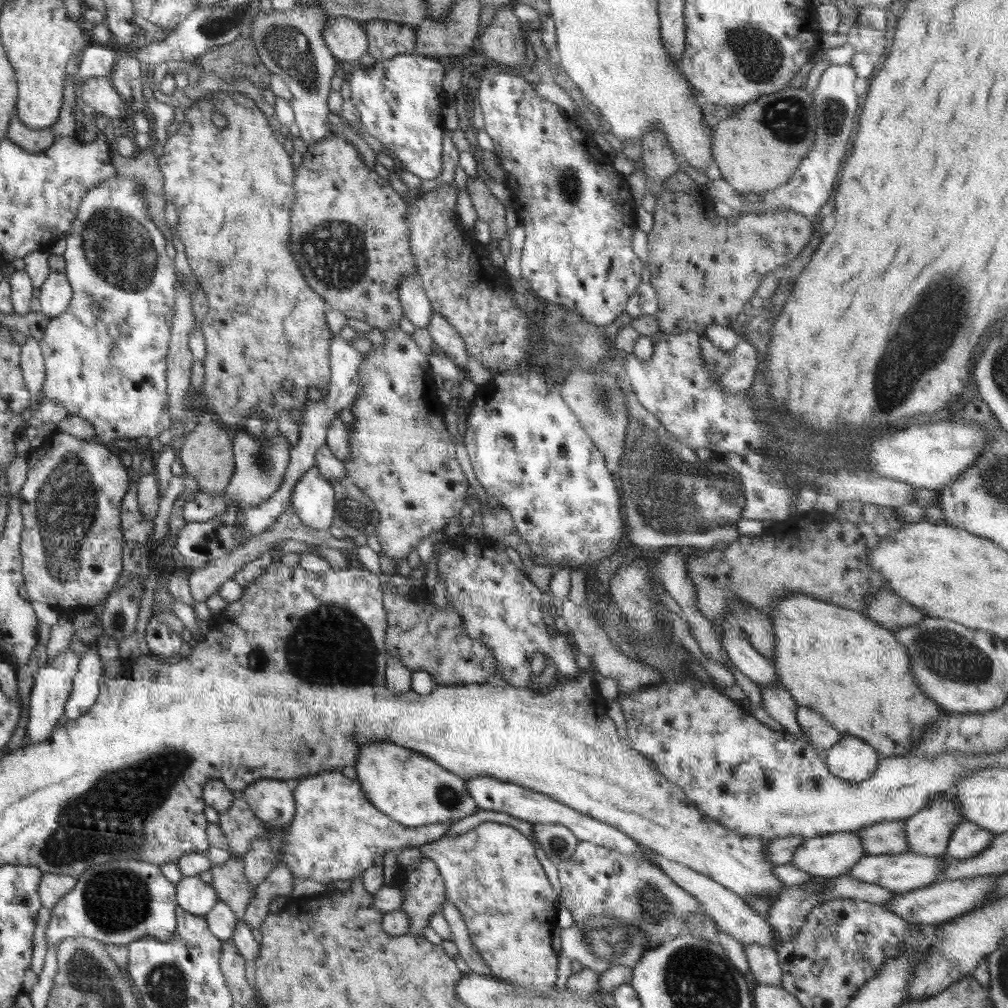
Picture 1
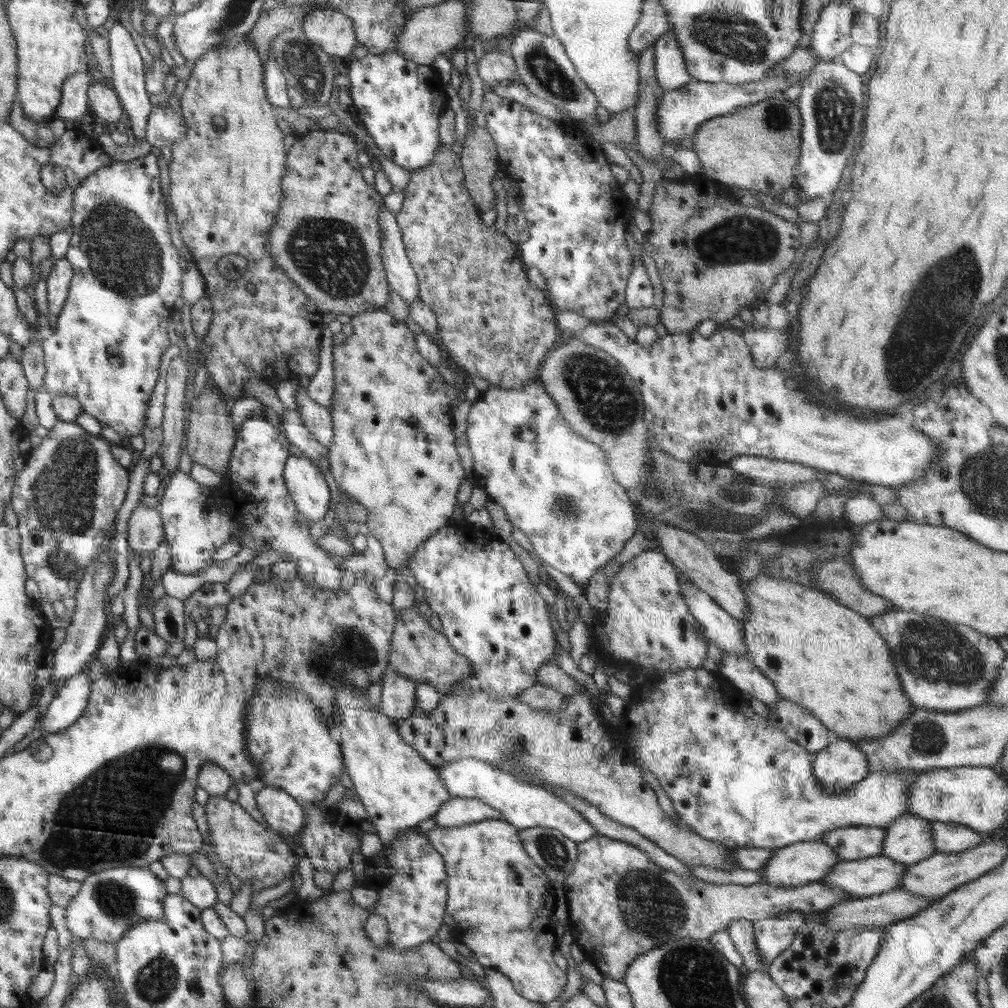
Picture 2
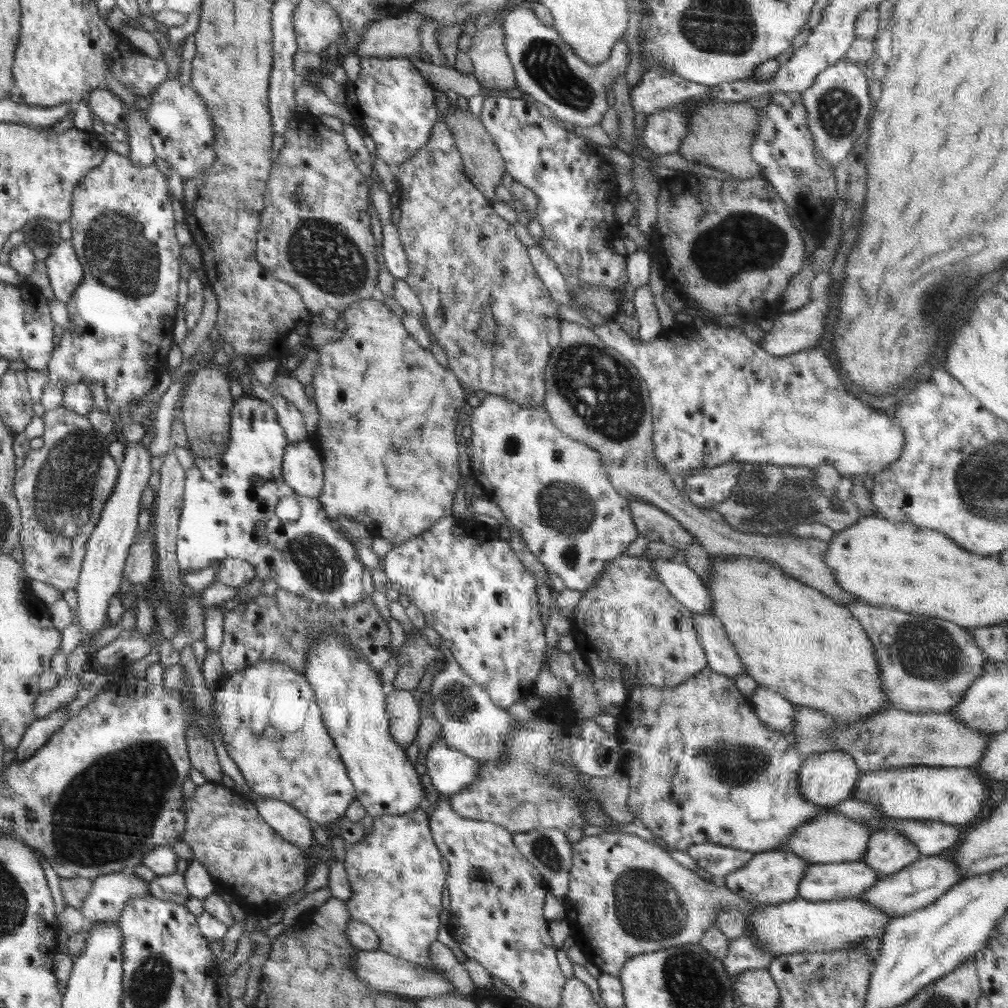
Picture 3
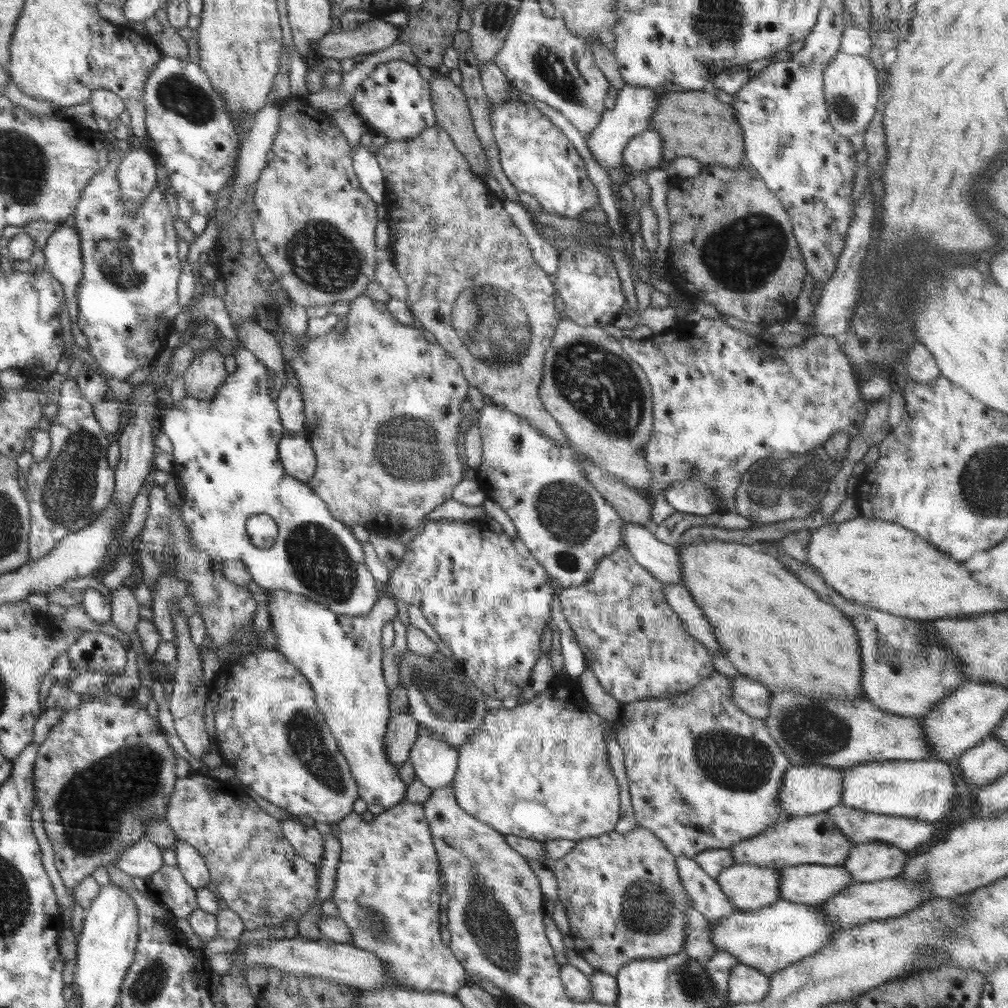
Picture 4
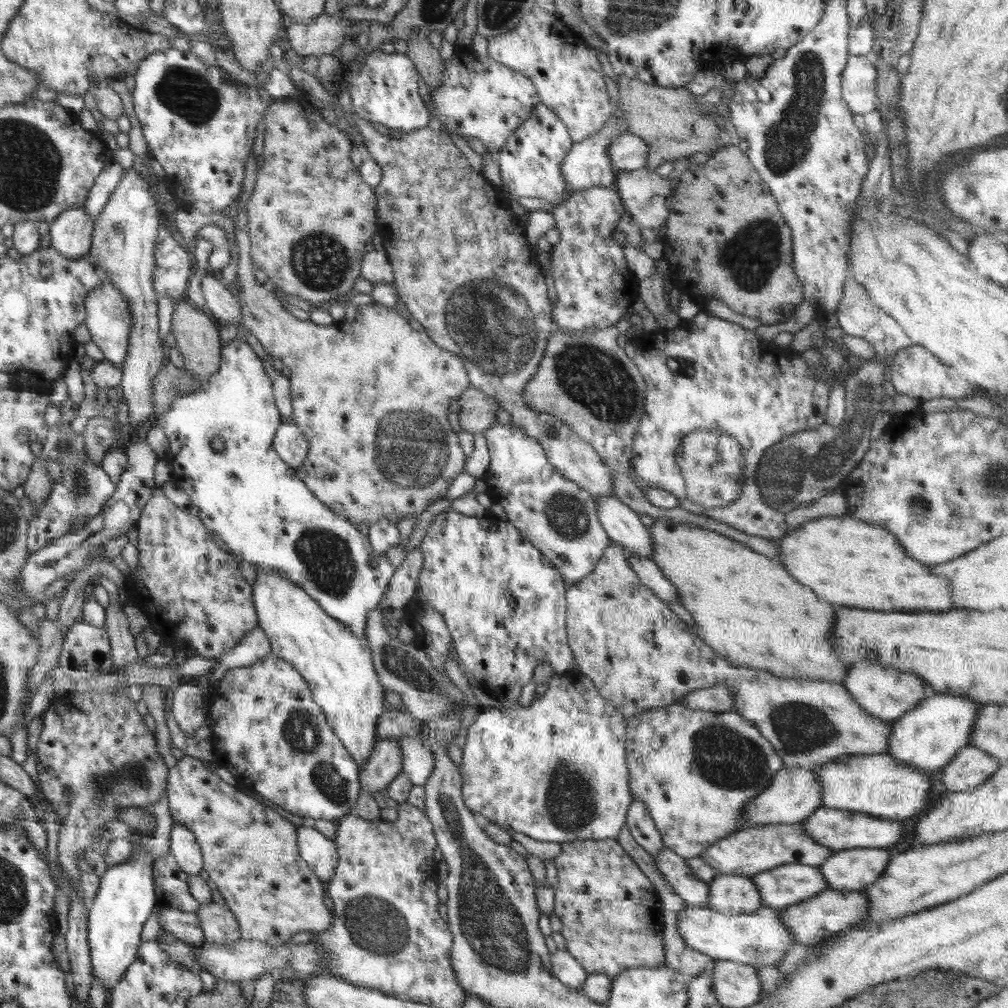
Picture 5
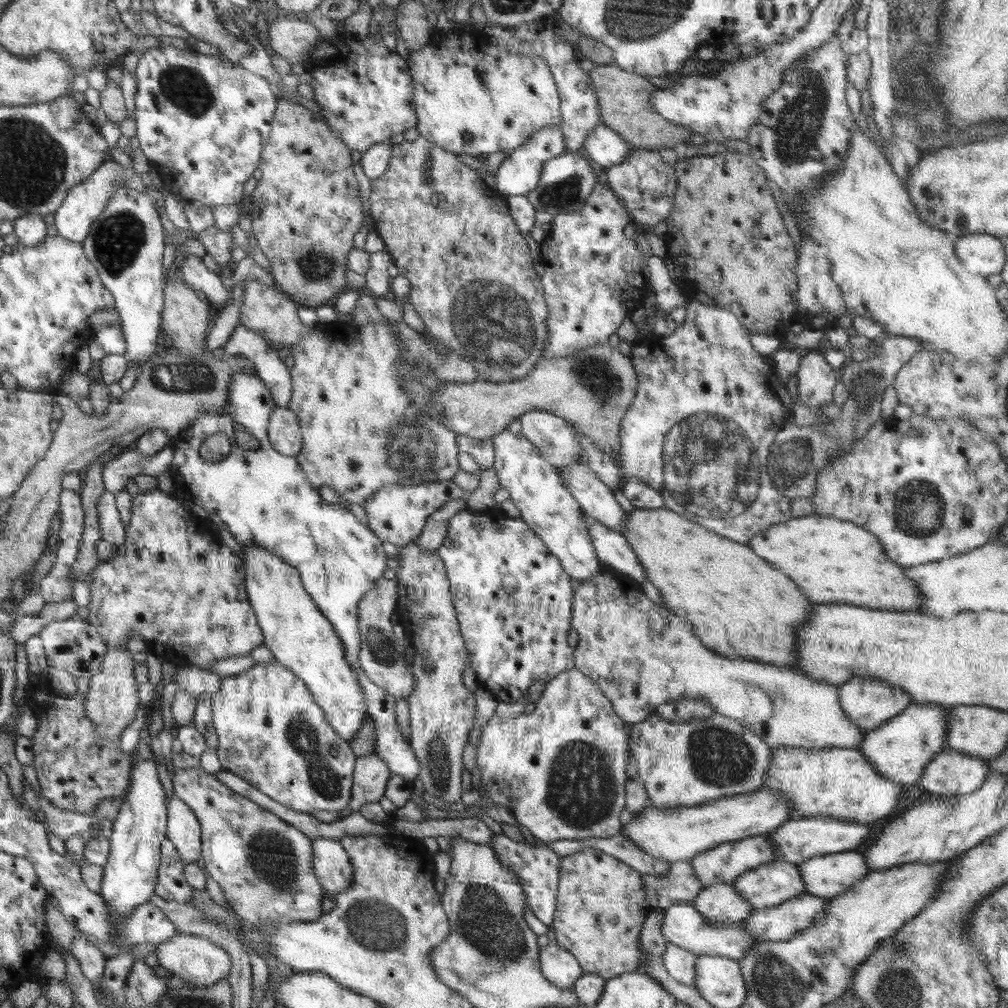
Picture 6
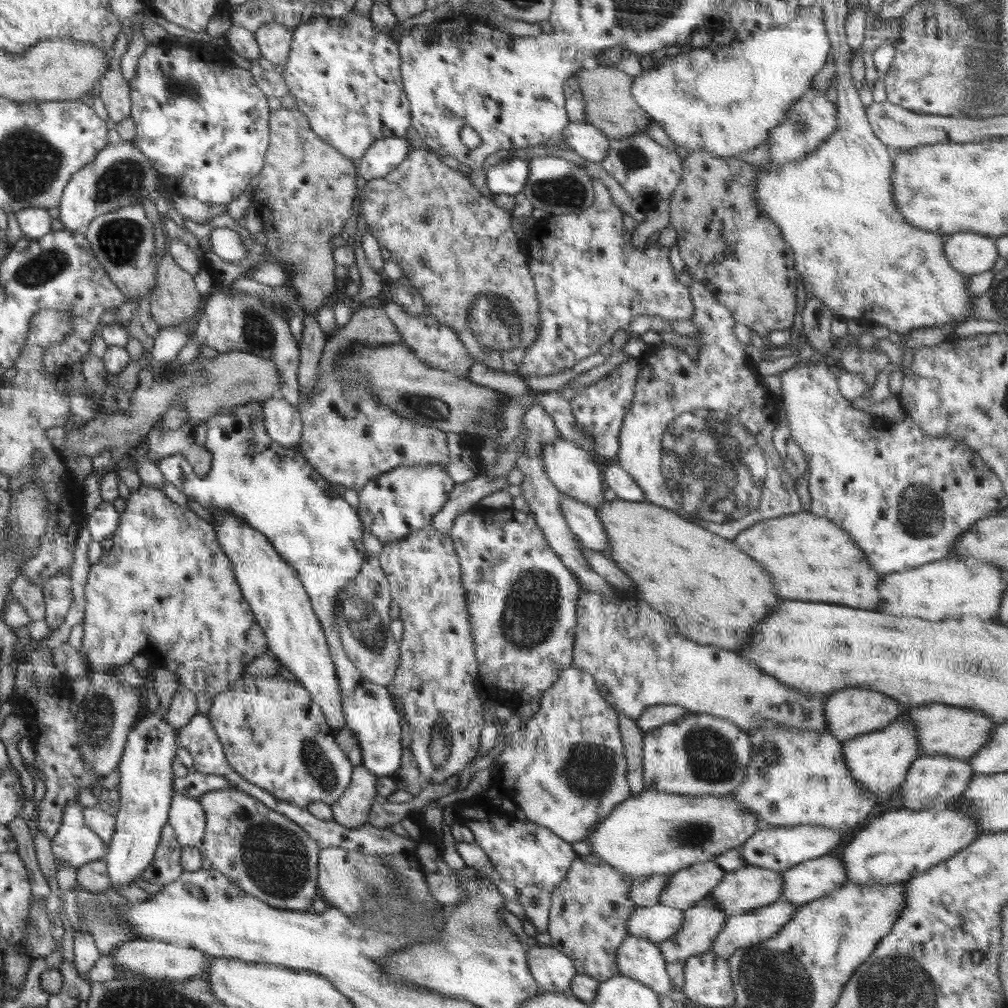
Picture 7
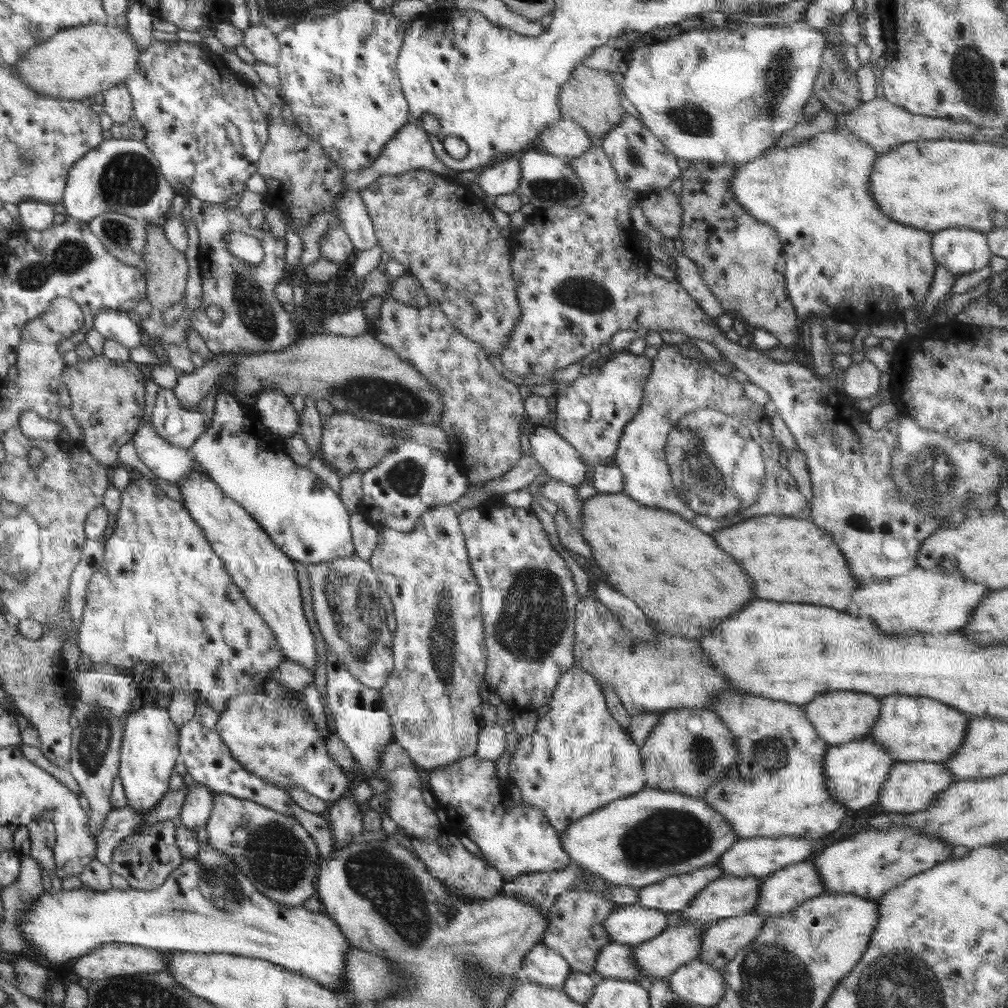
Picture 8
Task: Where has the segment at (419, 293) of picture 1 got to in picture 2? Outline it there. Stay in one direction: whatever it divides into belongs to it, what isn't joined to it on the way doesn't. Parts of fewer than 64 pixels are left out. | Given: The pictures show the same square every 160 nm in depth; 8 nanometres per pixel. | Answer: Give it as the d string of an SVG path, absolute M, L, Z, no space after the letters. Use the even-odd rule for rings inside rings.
M386 205L381 206L380 214L382 243L382 264L389 276L390 286L394 288L407 304L419 300L418 277L408 261L395 214Z

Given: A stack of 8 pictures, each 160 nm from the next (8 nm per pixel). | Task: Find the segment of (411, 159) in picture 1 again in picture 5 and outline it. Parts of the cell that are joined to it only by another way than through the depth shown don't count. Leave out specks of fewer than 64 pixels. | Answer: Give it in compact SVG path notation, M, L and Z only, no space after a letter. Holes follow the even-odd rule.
M380 49L368 54L360 70L348 82L353 110L362 120L382 124L400 132L417 131L428 124L428 110L418 92L418 74L404 54L384 54Z

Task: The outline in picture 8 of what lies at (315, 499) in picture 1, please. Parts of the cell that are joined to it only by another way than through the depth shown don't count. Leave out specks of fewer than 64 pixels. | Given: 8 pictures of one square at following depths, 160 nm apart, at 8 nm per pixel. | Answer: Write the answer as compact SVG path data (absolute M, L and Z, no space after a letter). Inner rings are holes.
M266 389L257 396L253 410L260 418L263 429L286 438L298 428L298 414L292 405L286 393Z

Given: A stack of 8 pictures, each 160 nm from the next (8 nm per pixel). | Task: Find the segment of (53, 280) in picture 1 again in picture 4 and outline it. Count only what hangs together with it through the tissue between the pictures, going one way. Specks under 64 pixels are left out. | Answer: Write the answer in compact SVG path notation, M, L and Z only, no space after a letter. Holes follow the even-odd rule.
M59 223L43 248L48 272L52 273L67 294L68 312L72 323L78 323L77 291L84 278L84 257L80 237L74 227Z

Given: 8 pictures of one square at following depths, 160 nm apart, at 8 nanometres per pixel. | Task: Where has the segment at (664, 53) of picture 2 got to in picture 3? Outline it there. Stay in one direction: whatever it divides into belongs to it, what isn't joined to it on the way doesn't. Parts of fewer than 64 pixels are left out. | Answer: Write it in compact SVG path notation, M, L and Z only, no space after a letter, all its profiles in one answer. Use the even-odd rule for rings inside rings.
M662 66L650 67L640 82L629 89L632 110L636 114L645 114L646 117L679 104L682 100L708 92L708 85L686 80L664 70Z

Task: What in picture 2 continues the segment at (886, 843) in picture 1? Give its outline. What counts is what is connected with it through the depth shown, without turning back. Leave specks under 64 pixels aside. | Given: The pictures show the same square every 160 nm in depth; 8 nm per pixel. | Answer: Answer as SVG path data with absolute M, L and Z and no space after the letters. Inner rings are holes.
M856 825L829 830L818 840L827 844L842 861L850 861L880 854L885 834L885 827Z

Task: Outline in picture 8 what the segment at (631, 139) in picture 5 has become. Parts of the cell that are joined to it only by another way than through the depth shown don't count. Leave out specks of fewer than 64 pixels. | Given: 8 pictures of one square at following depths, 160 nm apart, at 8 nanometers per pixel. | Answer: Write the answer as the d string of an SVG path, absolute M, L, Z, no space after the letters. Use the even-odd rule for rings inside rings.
M564 117L560 122L551 124L538 138L543 150L561 159L580 156L587 148L600 143L600 140L588 136L574 120Z

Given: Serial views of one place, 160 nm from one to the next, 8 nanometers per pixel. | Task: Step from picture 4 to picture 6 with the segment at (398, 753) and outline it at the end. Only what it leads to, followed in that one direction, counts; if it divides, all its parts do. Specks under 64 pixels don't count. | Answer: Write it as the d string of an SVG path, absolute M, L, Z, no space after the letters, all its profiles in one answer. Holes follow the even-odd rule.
M375 752L357 757L349 812L358 813L365 804L378 803L379 798L385 795L390 775L392 772L387 764Z

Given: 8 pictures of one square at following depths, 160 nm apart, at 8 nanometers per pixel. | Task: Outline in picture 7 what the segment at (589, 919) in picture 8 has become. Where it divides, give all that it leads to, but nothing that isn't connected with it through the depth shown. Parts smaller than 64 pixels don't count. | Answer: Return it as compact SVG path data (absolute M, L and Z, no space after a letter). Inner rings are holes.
M590 853L577 856L569 868L569 874L565 876L565 880L558 883L551 892L551 907L547 928L548 934L552 937L551 946L566 954L572 960L577 974L586 974L598 980L598 983L620 975L616 965L618 946L630 936L625 922L636 908L636 904L627 898L627 892L630 890L633 880L632 875L615 870L613 866Z

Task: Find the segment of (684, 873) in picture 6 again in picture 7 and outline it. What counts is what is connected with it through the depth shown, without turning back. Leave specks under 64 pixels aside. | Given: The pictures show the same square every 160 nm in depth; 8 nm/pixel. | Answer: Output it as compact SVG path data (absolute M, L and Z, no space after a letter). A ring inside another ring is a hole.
M649 874L637 876L627 892L629 898L636 906L654 906L659 904L659 898L663 888L668 884L671 874Z

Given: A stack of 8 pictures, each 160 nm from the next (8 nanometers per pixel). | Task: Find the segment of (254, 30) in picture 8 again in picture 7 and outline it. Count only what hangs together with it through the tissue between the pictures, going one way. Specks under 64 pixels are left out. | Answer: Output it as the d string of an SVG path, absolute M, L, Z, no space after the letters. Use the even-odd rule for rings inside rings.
M270 23L261 25L253 35L262 58L278 68L288 62L293 48L293 30L283 24Z

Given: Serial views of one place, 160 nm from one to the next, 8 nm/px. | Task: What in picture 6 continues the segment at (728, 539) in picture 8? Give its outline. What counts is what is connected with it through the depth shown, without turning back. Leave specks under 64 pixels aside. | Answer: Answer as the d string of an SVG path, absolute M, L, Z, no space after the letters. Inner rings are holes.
M802 516L792 518L784 524L778 524L758 532L746 543L754 554L762 556L770 564L774 564L778 570L782 570L792 582L798 584L798 588L804 590L804 594L810 598L810 602L848 602L849 605L866 606L866 608L880 608L880 610L914 610L916 611L922 602L922 596L914 582L906 580L902 576L902 568L888 560L885 552L882 552L880 541L866 531L866 529L850 523L850 521L838 520L833 517Z

